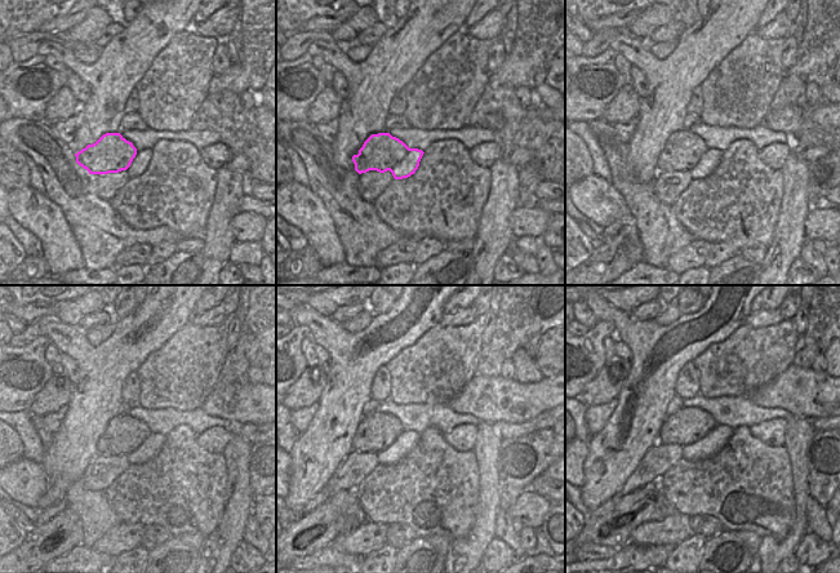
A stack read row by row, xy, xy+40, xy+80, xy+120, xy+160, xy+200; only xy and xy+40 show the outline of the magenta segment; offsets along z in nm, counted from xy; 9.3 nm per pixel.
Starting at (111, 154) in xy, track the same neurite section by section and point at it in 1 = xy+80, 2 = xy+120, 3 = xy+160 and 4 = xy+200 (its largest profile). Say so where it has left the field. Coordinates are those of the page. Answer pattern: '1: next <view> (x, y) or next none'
1: next xy+80 (684, 150)
2: next xy+120 (121, 435)
3: next xy+160 (416, 430)
4: next xy+200 (697, 412)

